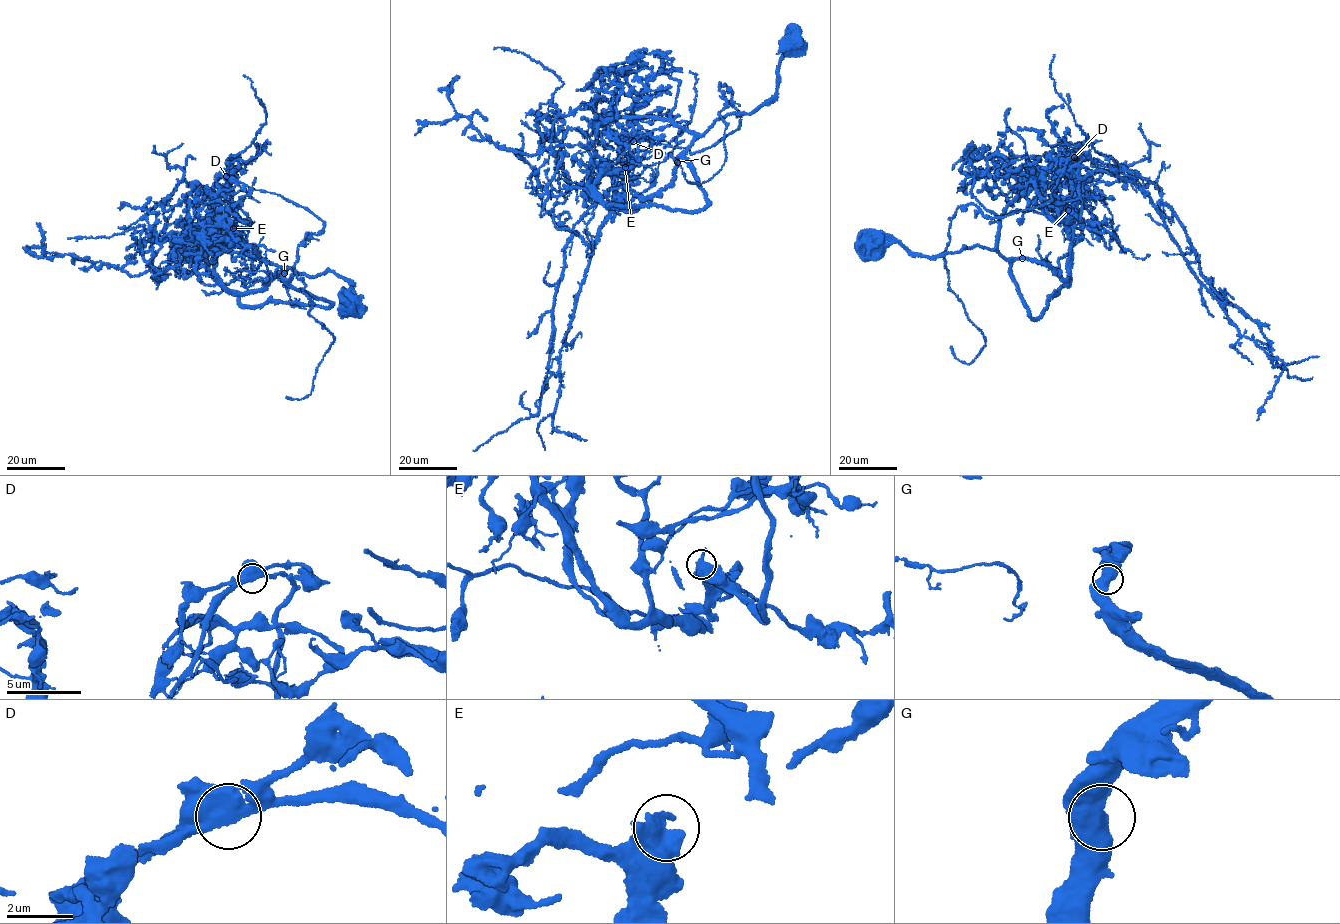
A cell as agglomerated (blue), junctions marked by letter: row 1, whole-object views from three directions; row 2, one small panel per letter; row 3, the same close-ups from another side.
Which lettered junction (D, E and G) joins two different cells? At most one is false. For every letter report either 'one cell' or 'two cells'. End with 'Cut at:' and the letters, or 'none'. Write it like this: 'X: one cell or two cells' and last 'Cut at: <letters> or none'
D: two cells
E: one cell
G: one cell
Cut at: D

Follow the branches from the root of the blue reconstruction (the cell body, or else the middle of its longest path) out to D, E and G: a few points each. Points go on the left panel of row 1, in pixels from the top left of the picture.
D: (346, 303), (352, 285), (333, 272), (197, 243), (191, 223), (194, 239), (226, 176)
E: (346, 303), (352, 285), (332, 272), (288, 280), (287, 267), (260, 290), (227, 288), (215, 261), (233, 228)
G: (346, 303), (345, 290), (352, 285), (335, 273), (309, 276), (301, 273), (289, 280), (284, 273)

